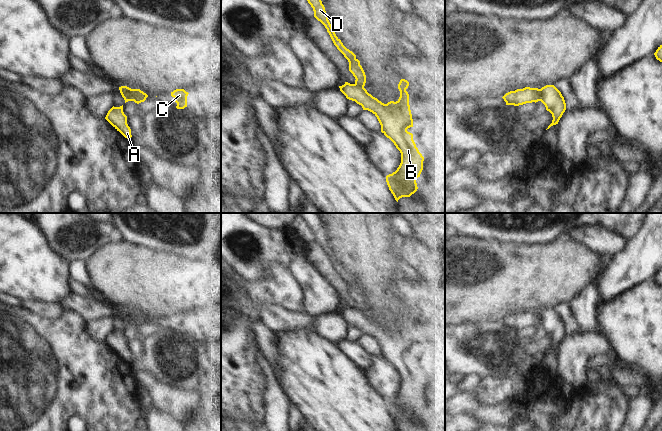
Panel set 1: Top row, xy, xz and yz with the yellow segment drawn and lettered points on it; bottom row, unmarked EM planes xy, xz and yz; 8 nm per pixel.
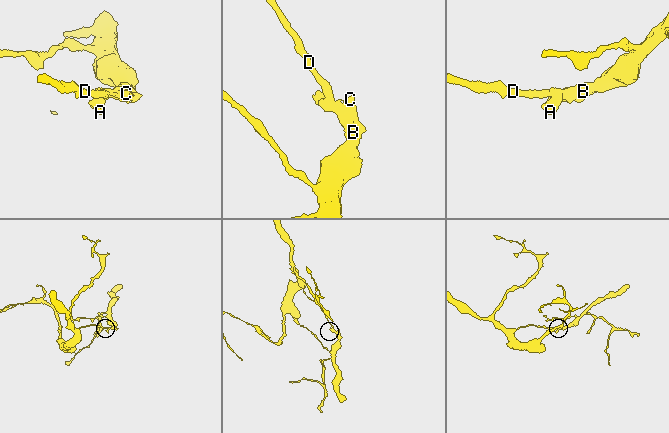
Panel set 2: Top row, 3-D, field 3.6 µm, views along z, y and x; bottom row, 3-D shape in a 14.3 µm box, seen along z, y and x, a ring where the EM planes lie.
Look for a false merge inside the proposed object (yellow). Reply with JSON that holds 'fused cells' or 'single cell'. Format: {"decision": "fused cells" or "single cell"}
{"decision": "fused cells"}

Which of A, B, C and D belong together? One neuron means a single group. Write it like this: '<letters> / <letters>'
A B C / D

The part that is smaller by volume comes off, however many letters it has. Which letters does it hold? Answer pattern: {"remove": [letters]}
{"remove": ["A", "B", "C"]}

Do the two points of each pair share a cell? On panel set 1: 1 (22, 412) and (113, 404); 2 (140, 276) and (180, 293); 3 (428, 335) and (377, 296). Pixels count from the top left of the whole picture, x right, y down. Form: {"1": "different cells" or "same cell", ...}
{"1": "same cell", "2": "same cell", "3": "same cell"}

